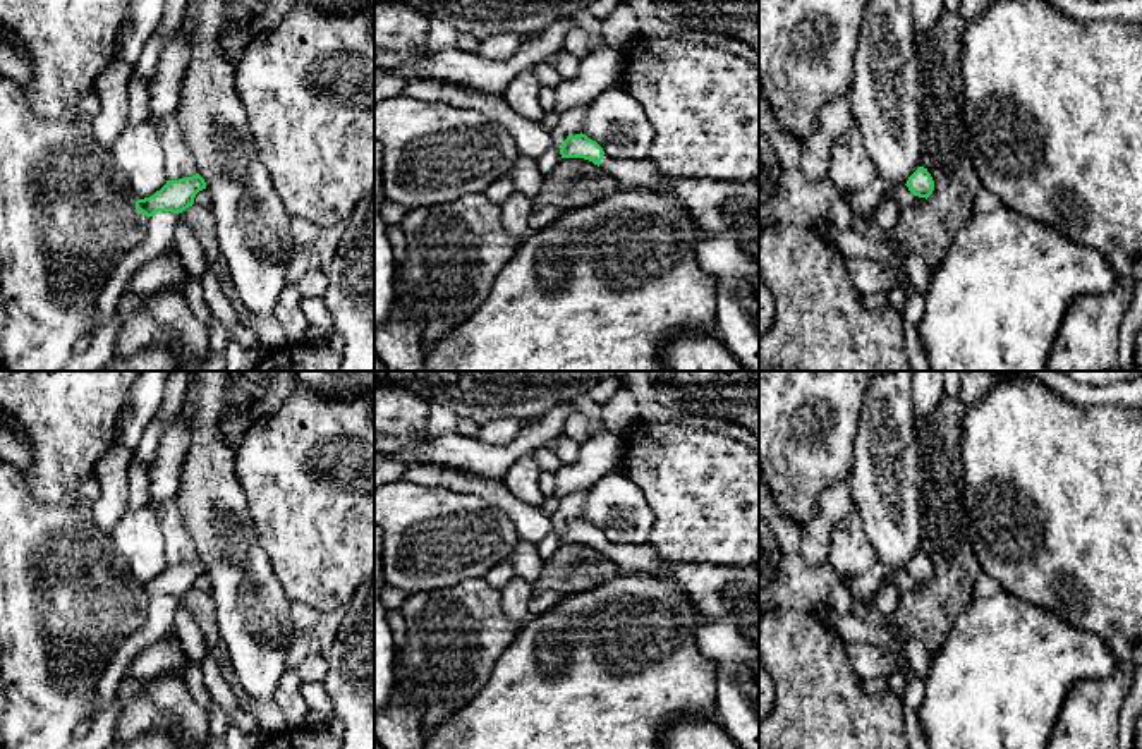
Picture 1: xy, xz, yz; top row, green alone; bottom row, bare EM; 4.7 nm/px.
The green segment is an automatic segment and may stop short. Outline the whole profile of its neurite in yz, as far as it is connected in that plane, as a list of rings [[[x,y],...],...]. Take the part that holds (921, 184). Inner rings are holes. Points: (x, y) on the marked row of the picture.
[[[919,167],[905,184],[914,196],[929,198],[934,191],[934,180],[927,168]]]

